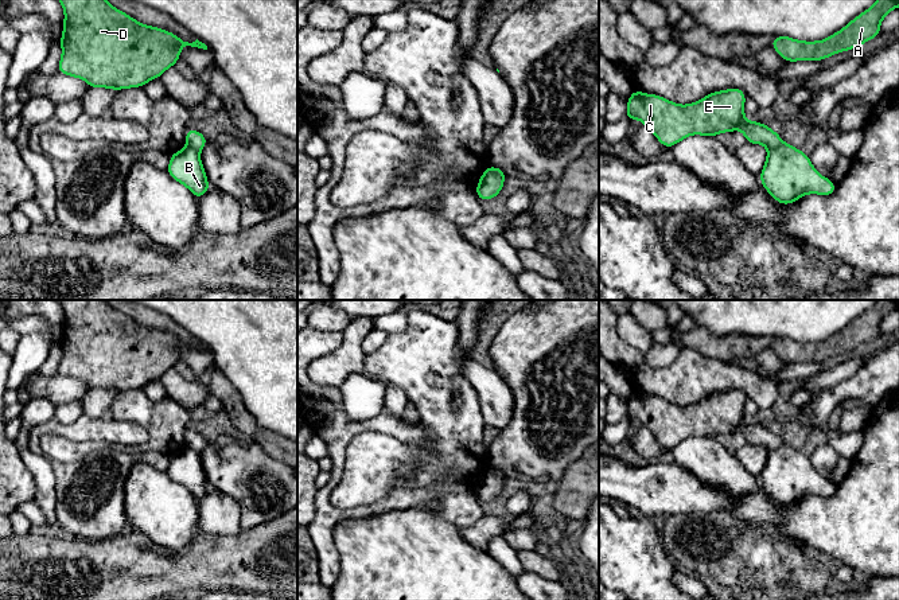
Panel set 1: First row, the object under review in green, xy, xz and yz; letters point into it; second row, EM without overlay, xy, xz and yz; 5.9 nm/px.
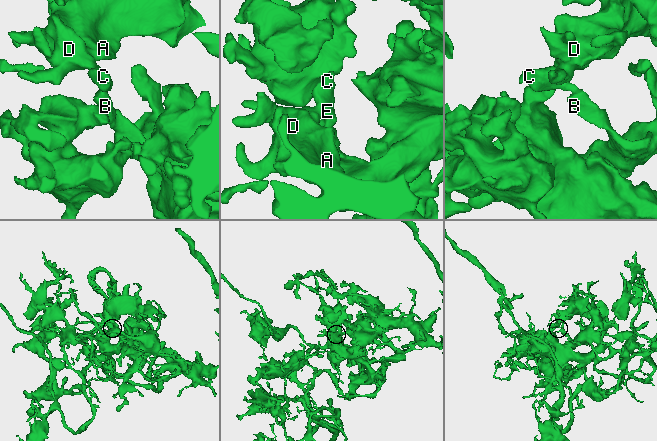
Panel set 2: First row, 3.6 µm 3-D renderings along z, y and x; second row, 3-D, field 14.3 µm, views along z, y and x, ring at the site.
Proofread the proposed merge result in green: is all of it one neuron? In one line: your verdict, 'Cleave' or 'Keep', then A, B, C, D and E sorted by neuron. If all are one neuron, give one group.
Cleave. Groups: A C D E / B

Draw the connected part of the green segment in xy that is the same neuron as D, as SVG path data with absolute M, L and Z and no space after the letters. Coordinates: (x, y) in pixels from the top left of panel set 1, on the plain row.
M57 300L65 313L62 339L62 358L58 374L81 379L92 389L122 391L143 389L180 361L180 351L186 347L207 351L198 340L184 343L175 335L159 328L145 327L125 313L114 309L105 300Z

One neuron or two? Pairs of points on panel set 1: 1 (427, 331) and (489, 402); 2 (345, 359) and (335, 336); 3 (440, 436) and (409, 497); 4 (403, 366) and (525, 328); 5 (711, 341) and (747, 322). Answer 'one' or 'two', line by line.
1: two
2: two
3: two
4: two
5: two

